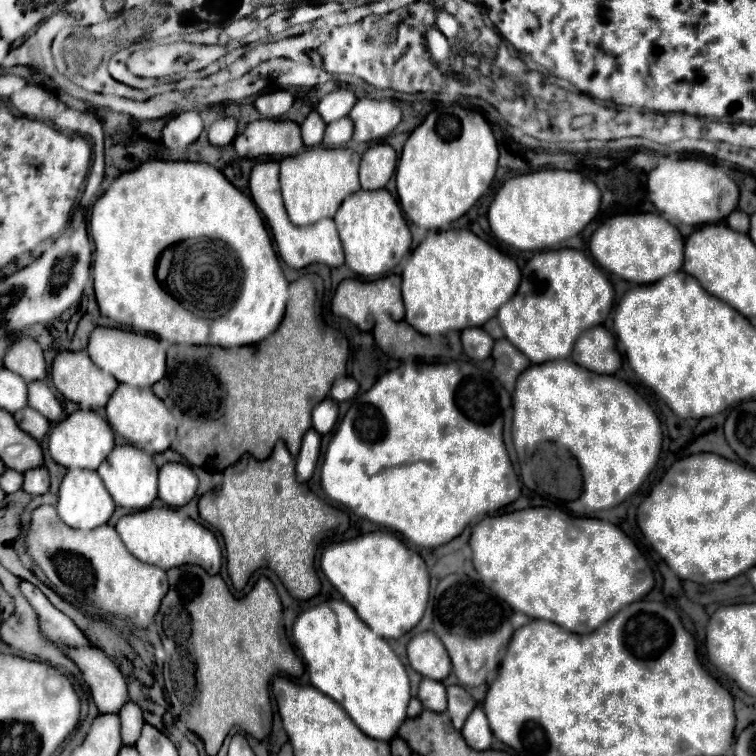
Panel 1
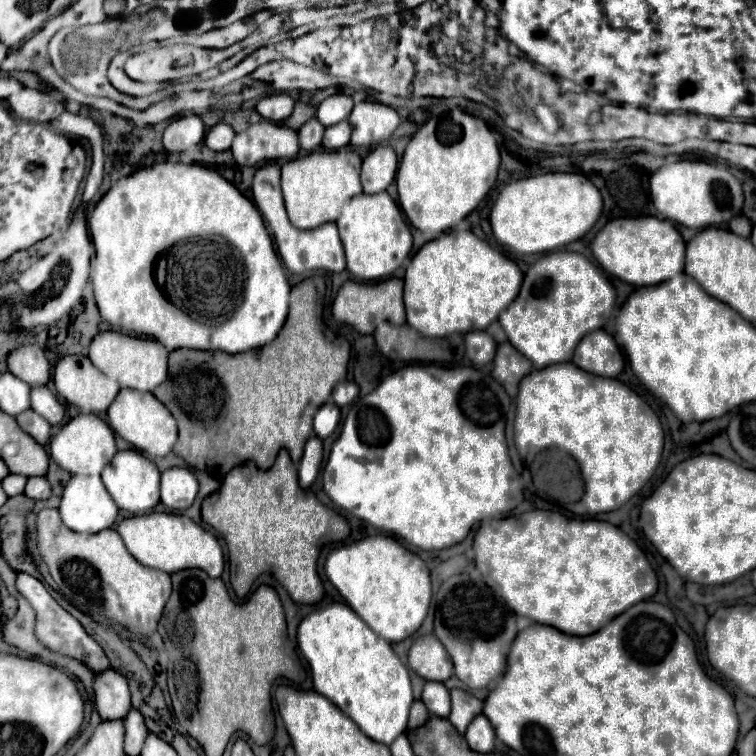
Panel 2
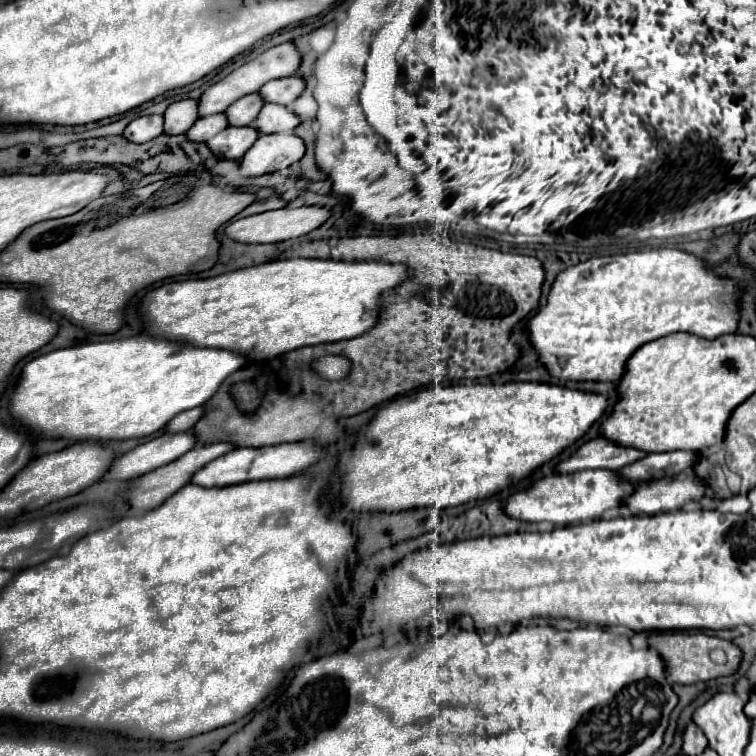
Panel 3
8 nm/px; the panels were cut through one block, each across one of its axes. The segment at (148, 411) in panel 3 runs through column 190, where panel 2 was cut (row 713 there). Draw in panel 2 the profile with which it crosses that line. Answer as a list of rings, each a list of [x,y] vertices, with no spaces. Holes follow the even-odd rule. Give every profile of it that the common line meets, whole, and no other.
[[[330,604],[326,608],[314,610],[308,616],[302,618],[296,630],[296,642],[298,650],[304,656],[304,660],[310,666],[312,684],[314,690],[332,700],[344,714],[348,714],[356,726],[374,742],[390,746],[400,734],[406,732],[408,726],[408,712],[414,702],[412,696],[412,684],[406,666],[400,662],[400,658],[394,654],[390,644],[382,638],[378,638],[364,620],[358,618],[358,614],[346,606],[346,604]]]

